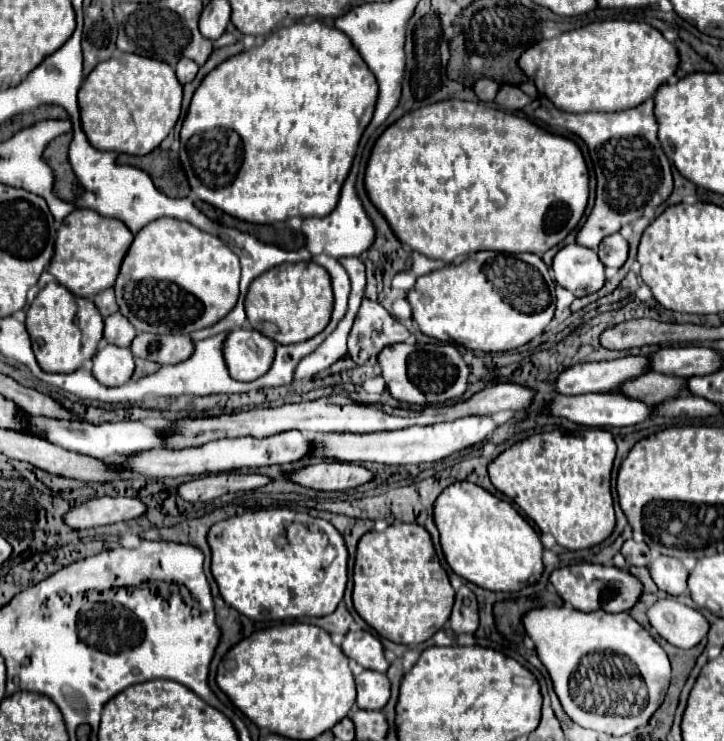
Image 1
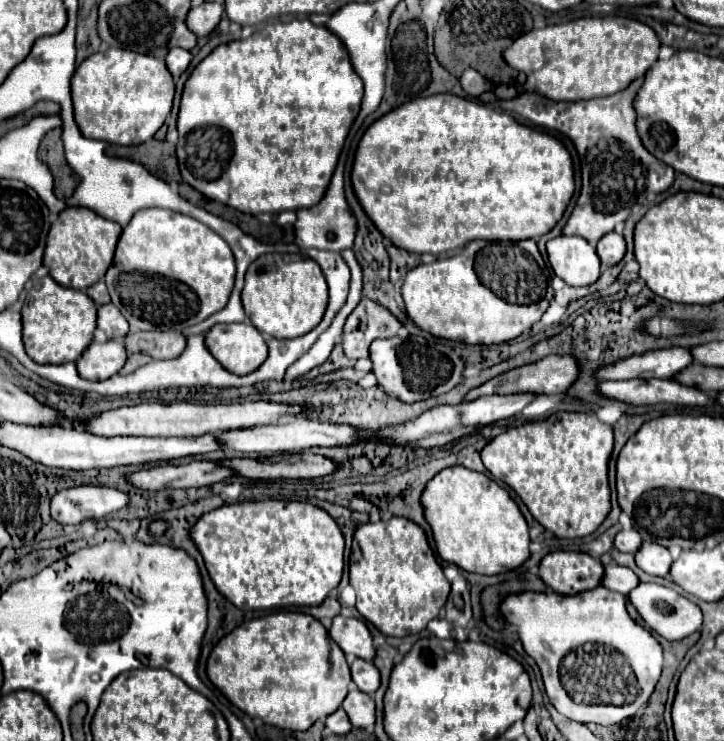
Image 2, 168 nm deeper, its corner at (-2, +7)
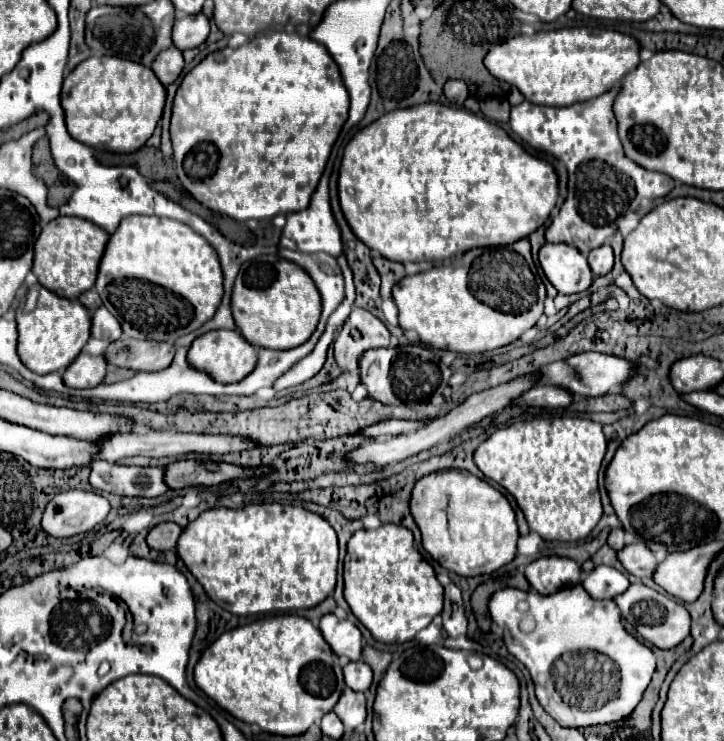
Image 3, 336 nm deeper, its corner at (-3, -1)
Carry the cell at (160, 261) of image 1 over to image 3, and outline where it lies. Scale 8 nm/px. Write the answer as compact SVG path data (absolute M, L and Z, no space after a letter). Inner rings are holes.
M130 215L128 219L122 219L120 227L110 235L100 259L94 289L98 291L102 305L118 319L124 335L166 343L174 343L178 337L202 327L202 323L212 319L224 293L218 255L202 235L180 221L144 215Z

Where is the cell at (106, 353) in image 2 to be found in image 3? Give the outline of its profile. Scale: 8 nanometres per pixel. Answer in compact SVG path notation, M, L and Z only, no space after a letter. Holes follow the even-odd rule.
M91 331L91 337L87 344L76 359L66 367L66 371L64 371L64 375L62 375L64 383L66 383L68 387L76 387L76 389L84 389L84 387L96 387L96 385L100 385L102 379L104 379L104 375L106 375L106 361L104 361L104 357L102 357L102 353L104 353L106 347L111 342L112 341L108 341L108 339L102 339L102 337L92 337Z

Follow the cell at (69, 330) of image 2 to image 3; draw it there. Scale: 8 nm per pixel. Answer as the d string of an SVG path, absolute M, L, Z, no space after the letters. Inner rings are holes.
M38 285L38 299L36 307L28 313L22 309L16 311L18 323L18 347L20 347L20 361L38 375L44 373L62 373L80 353L90 337L90 313L82 303L76 299L58 297L56 293Z

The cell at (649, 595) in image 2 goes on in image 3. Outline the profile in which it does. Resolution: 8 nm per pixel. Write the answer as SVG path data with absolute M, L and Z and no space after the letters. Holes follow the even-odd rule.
M640 583L630 585L624 593L616 595L612 601L616 601L622 617L638 631L638 635L660 649L672 649L686 635L690 635L690 613L686 611L686 607L646 585L640 585Z

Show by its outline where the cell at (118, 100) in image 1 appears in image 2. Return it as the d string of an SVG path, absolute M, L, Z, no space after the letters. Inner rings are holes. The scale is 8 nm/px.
M107 49L105 53L91 55L77 67L71 79L71 95L75 107L75 121L87 139L107 141L115 145L141 145L161 129L169 111L173 109L175 81L167 71L165 61L127 49Z

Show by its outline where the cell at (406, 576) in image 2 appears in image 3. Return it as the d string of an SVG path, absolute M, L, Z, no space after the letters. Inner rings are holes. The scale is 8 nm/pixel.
M386 523L374 531L360 529L348 541L344 557L344 599L354 617L376 641L406 643L442 611L444 589L434 569L414 547L412 531L402 525Z

